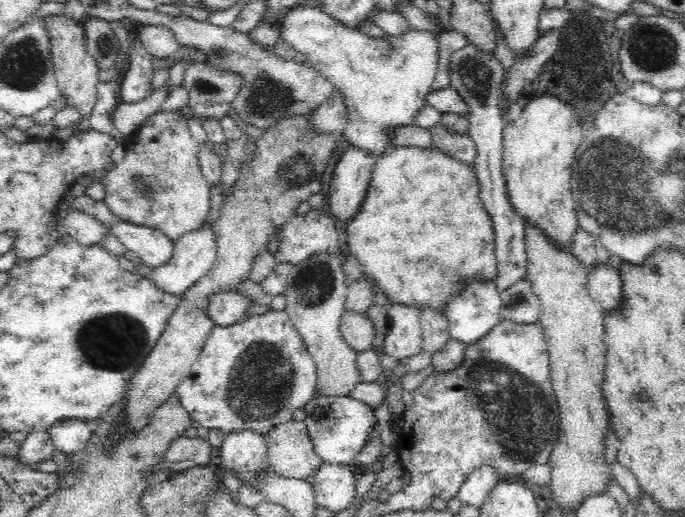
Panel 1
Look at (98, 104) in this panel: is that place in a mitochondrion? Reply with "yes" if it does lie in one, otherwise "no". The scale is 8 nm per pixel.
no

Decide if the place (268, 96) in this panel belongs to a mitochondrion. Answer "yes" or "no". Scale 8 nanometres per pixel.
yes

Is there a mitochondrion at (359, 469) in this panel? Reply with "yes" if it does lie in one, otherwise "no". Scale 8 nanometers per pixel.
no

